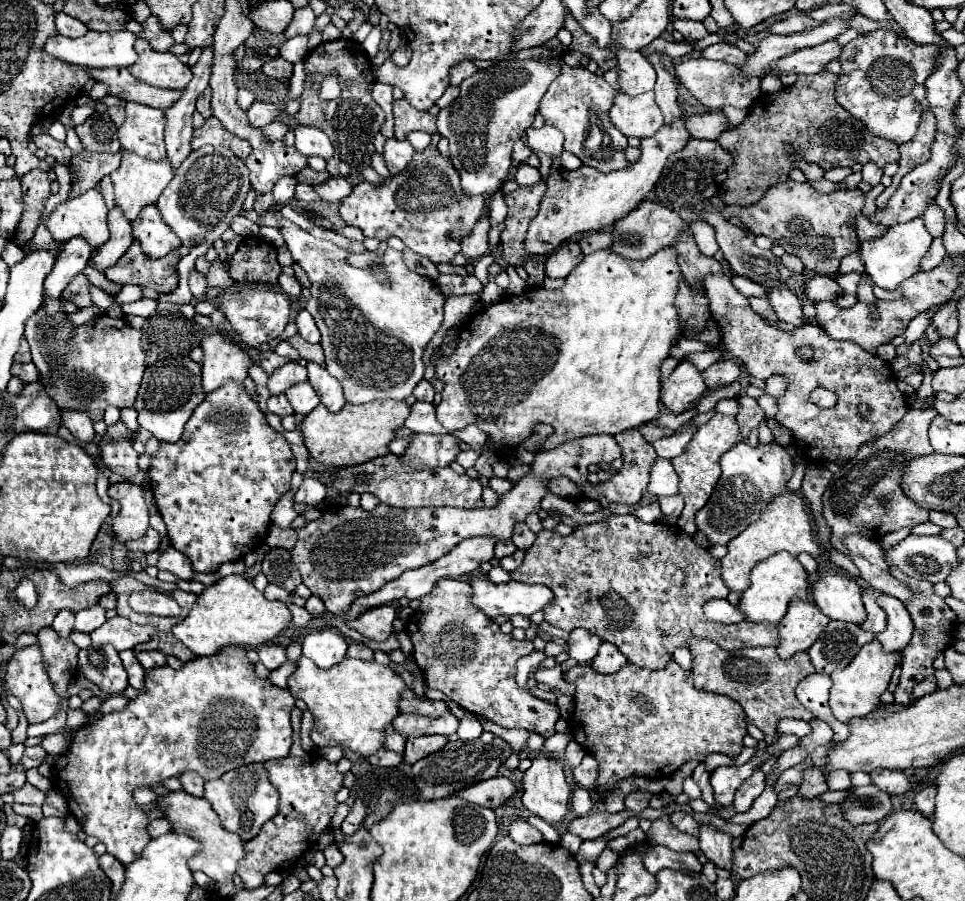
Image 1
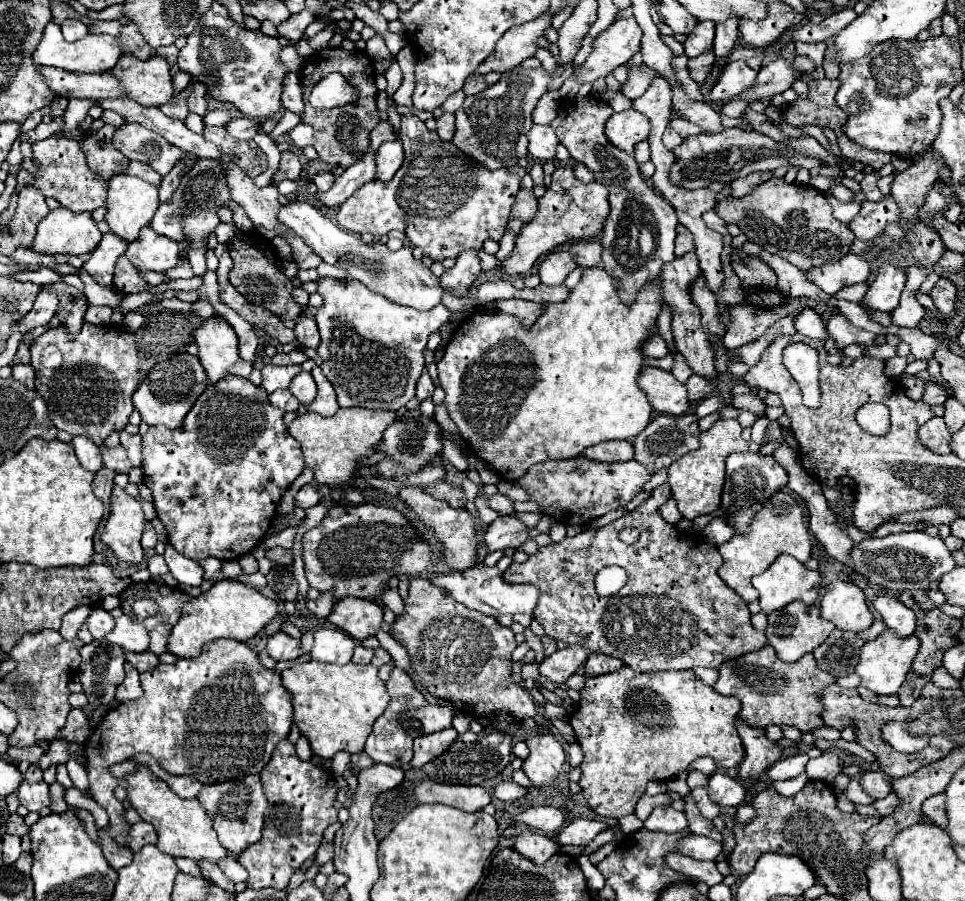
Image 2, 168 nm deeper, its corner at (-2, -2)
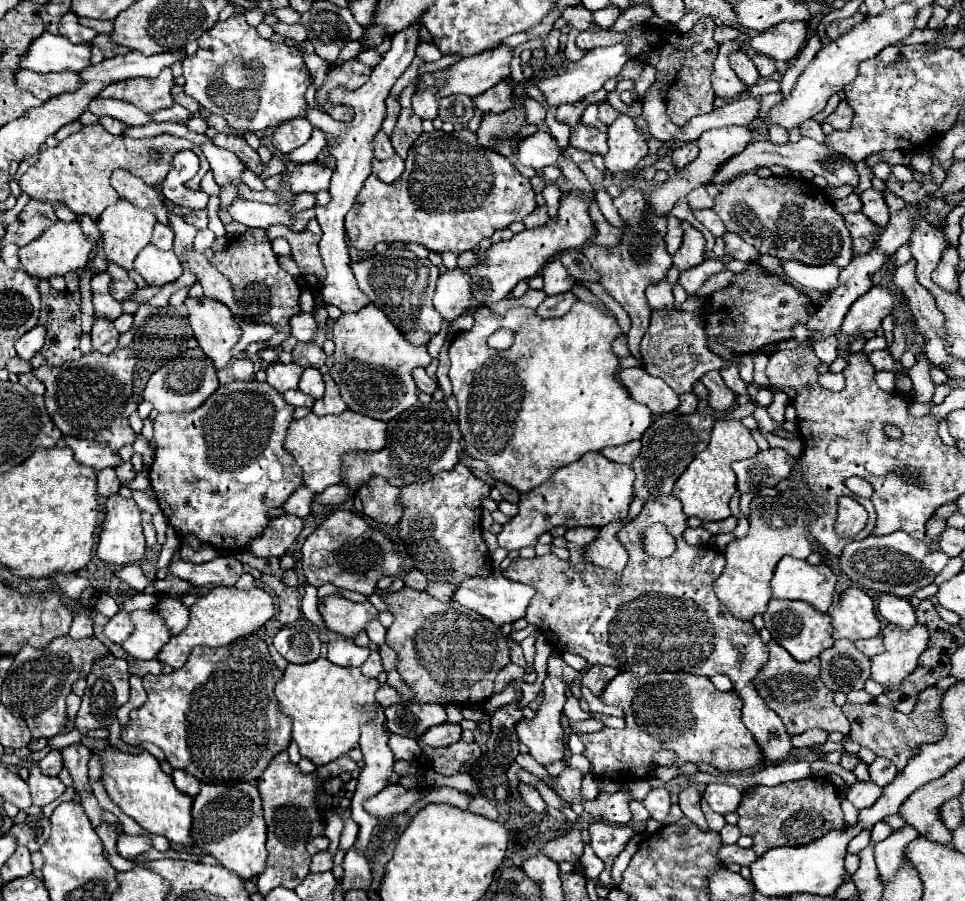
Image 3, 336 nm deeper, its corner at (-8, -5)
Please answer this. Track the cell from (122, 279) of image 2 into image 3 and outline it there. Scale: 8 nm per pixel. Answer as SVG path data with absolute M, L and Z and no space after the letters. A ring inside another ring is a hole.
M108 264L106 272L108 272L110 278L112 278L112 282L110 282L110 294L112 294L118 302L126 300L126 298L136 290L136 284L130 280L128 272L124 272L120 266Z

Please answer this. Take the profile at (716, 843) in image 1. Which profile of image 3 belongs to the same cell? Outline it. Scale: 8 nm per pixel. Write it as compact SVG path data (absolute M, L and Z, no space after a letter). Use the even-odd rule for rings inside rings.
M686 786L686 788L680 790L678 798L680 798L678 804L680 804L684 816L690 818L698 828L708 830L708 824L704 824L704 814L700 810L700 792L698 792L698 788L696 786Z

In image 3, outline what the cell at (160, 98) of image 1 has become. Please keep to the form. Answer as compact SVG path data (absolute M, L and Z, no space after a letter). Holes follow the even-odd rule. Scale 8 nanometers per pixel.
M16 68L14 78L16 78L16 86L20 90L32 92L42 102L50 100L52 96L58 96L58 94L64 94L64 92L74 92L76 88L80 88L80 76L76 72L36 74L36 72L30 72L30 70Z

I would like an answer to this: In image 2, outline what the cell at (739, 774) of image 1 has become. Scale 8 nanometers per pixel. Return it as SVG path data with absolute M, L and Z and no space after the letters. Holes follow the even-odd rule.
M724 773L710 775L708 781L708 795L722 807L736 807L742 805L746 799L746 789L734 779Z

